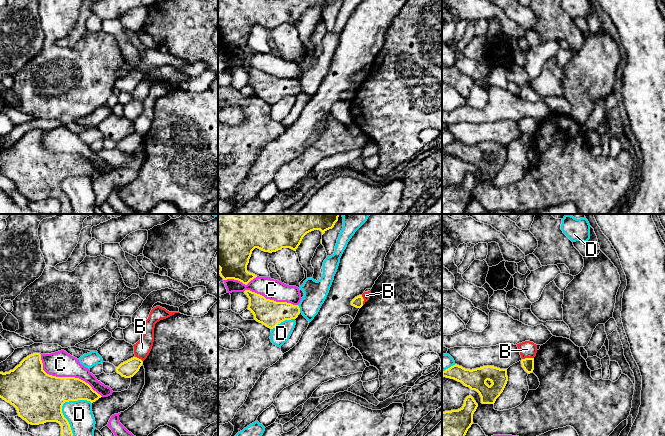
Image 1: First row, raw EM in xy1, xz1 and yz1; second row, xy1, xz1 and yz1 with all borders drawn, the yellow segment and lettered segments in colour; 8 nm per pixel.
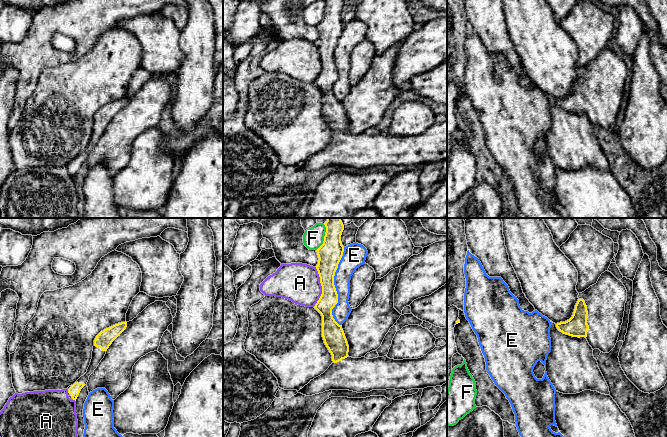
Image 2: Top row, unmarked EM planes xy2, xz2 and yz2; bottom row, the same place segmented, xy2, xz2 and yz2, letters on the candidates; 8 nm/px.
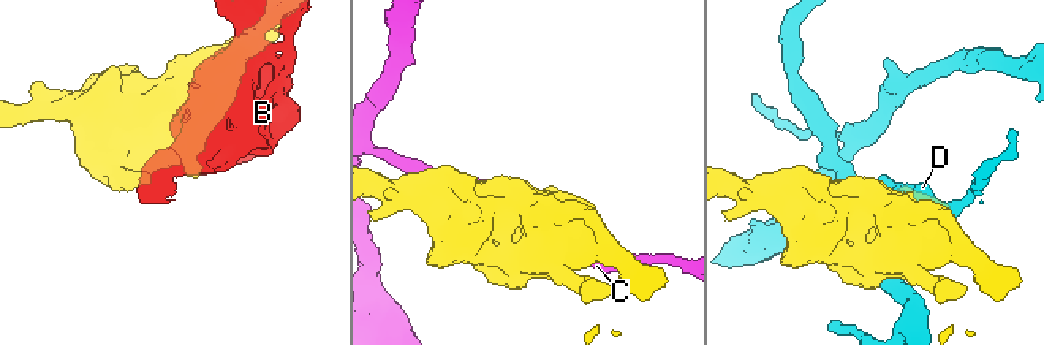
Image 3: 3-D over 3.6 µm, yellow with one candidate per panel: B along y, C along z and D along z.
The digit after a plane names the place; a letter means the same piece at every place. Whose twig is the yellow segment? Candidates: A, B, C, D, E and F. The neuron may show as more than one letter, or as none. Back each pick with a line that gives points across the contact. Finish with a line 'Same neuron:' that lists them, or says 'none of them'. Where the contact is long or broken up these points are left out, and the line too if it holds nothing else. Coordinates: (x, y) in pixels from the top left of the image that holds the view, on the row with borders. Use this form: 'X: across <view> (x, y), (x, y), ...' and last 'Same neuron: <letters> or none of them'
Same neuron: none of them

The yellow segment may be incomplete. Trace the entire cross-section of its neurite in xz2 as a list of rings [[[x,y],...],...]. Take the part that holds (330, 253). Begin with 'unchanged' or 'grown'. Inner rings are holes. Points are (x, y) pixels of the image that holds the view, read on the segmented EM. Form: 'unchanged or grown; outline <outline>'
grown; outline [[[327,218],[324,225],[326,227],[324,241],[316,250],[319,258],[316,269],[320,277],[322,294],[314,308],[322,316],[322,337],[332,355],[333,363],[323,374],[311,380],[298,393],[312,396],[329,390],[349,390],[357,393],[386,389],[407,391],[442,386],[447,383],[447,343],[444,346],[435,347],[418,359],[394,360],[387,356],[367,359],[348,356],[349,345],[342,325],[339,325],[332,315],[332,309],[338,303],[334,276],[344,252],[344,246],[341,242],[344,225],[341,218]]]

